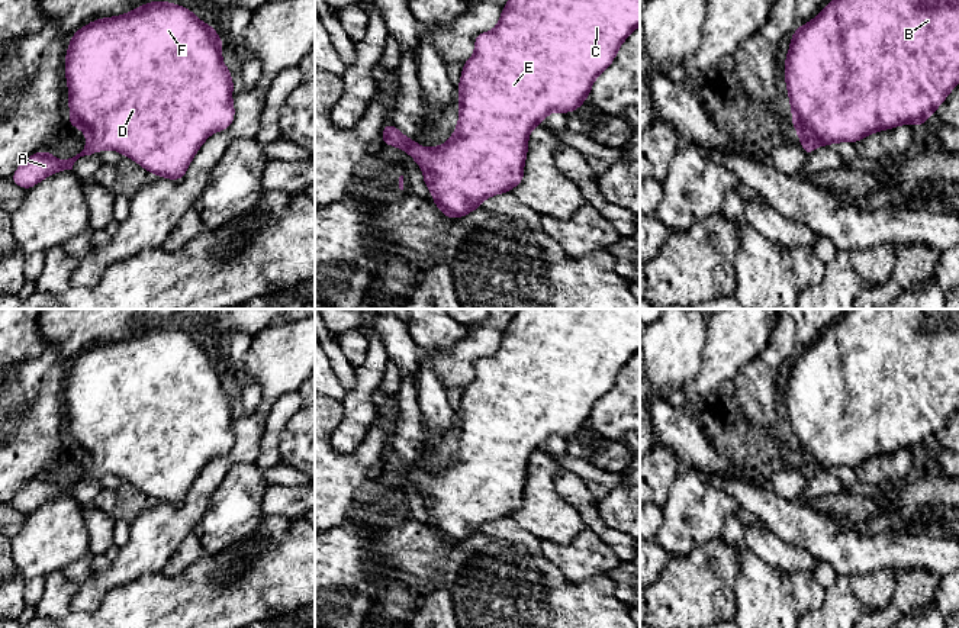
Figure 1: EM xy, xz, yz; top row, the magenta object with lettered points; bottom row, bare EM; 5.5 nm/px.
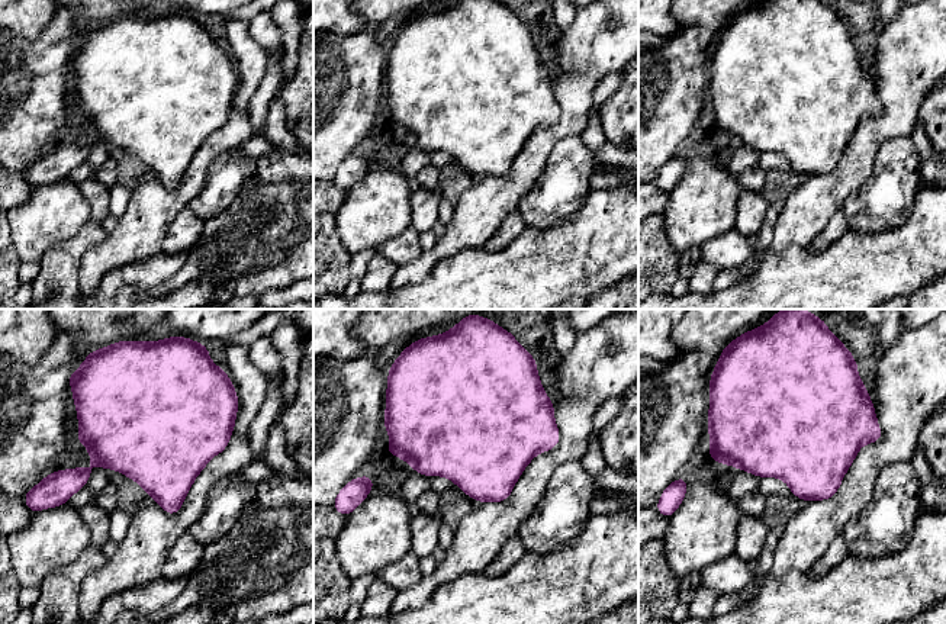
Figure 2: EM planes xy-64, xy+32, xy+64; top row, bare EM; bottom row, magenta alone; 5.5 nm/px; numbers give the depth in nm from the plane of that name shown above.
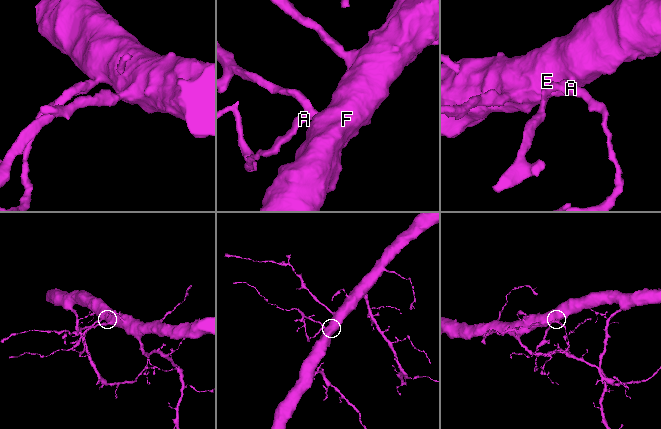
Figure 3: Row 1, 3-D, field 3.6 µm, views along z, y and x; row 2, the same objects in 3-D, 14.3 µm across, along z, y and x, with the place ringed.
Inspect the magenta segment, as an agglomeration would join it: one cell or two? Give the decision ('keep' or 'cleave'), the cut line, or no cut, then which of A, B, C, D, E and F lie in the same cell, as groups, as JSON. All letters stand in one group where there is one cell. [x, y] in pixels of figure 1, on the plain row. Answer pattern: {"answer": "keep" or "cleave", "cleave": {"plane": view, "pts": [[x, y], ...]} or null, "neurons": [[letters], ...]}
{"answer": "keep", "cleave": null, "neurons": [["A", "B", "C", "D", "E", "F"]]}

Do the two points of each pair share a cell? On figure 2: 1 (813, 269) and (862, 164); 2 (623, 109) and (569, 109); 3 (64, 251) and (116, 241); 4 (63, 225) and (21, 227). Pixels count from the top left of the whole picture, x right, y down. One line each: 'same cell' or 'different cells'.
1: different cells
2: different cells
3: different cells
4: same cell

